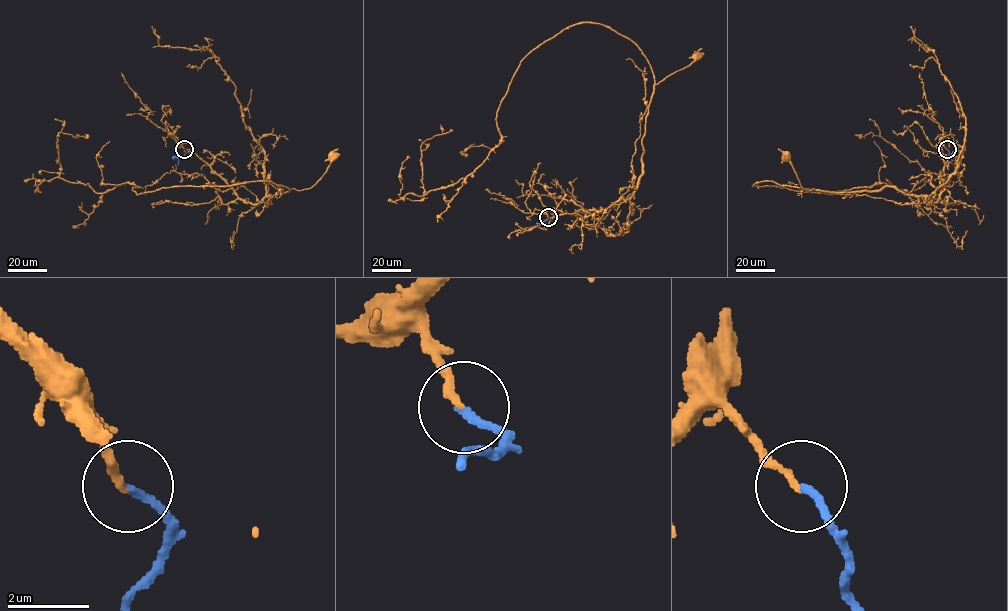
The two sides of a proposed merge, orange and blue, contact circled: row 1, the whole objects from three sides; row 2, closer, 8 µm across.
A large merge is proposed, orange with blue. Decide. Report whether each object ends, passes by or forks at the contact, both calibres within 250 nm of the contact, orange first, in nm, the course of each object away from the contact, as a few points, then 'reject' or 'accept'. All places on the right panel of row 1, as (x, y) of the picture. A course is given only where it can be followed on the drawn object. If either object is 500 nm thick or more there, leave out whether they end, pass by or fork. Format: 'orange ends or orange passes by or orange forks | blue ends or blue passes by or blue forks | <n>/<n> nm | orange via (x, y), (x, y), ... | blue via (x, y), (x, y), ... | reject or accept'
orange ends | blue ends | 170/200 nm | orange via (947, 149), (940, 148), (944, 169), (932, 204), (894, 187), (808, 190), (785, 156) | blue via (947, 149), (953, 158), (953, 165) | accept

